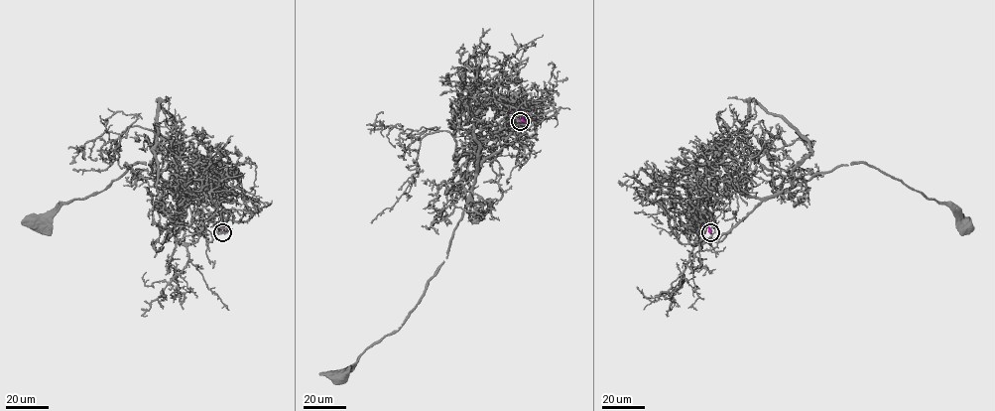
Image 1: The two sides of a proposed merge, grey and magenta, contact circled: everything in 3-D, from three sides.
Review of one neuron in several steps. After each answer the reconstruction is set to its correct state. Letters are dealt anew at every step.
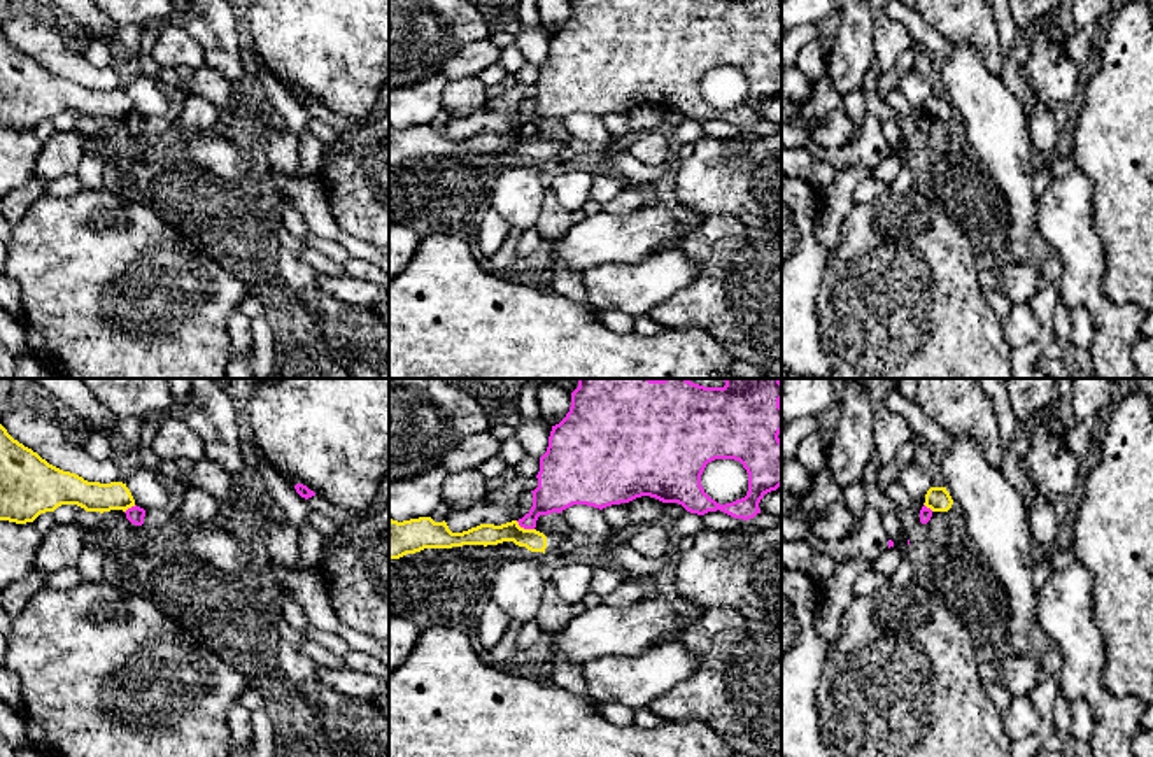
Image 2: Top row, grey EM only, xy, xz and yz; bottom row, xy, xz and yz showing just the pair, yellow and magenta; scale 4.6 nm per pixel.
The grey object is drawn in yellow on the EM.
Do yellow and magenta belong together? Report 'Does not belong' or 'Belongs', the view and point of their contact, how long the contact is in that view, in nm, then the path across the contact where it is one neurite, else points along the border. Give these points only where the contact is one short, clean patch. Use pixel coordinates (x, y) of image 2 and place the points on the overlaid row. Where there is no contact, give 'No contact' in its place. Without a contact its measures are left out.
Does not belong. Touches yellow at xz (523, 528). Shared border 100 nm. Boundary: xz (516, 521), (533, 530)

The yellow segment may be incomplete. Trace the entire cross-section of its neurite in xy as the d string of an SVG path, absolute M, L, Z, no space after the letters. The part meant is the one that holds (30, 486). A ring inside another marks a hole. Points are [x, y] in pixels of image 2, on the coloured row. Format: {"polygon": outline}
{"polygon": "M0 424L0 520L33 522L61 505L103 513L126 512L135 506L135 499L123 482L88 482L49 464Z"}

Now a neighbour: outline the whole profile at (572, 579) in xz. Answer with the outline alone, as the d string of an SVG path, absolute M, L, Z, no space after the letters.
M587 557L559 561L550 580L559 596L569 605L575 605L591 592L594 568L596 561Z

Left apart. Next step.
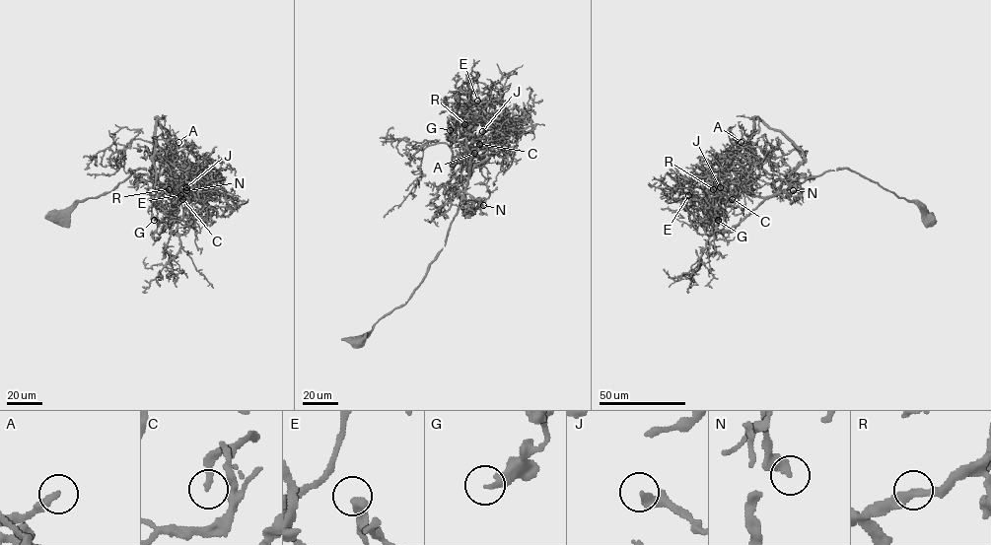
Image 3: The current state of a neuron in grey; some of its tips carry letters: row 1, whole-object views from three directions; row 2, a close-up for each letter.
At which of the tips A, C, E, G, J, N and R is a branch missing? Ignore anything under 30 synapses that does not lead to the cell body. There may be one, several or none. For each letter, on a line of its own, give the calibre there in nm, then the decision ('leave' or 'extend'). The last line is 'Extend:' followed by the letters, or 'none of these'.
A: 320 nm thick; extend
C: 220 nm thick; leave
E: 320 nm thick; leave
G: 280 nm thick; leave
J: 400 nm thick; leave
N: 380 nm thick; leave
R: 300 nm thick; leave
Extend: A

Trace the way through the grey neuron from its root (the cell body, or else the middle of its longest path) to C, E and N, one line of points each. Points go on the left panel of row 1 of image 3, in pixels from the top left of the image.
C: (63, 222), (79, 202), (110, 191), (140, 169), (149, 170), (173, 196), (196, 194), (189, 190), (182, 199)
E: (63, 222), (79, 202), (140, 169), (173, 196), (207, 196), (209, 182), (180, 195)
N: (63, 222), (79, 202), (140, 169), (161, 185), (159, 174), (152, 186), (161, 193), (186, 190)

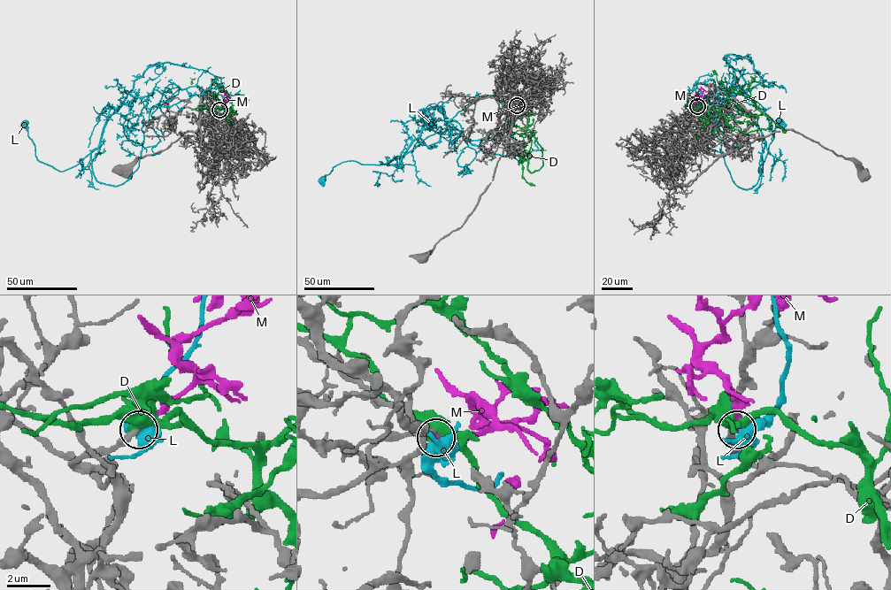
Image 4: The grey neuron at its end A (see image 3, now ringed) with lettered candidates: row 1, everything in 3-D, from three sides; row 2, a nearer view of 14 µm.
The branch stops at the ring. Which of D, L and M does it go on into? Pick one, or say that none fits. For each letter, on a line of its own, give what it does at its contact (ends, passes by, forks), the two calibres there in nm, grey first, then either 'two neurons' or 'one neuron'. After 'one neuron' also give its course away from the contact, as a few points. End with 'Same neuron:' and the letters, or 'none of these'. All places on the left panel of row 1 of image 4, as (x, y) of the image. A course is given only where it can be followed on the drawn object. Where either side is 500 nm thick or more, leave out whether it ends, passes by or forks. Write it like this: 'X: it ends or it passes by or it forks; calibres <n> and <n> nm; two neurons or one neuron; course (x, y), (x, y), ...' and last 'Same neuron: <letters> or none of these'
D: calibres 320 and 650 nm; two neurons
L: it forks; calibres 300 and 480 nm; two neurons
M: it ends; calibres 320 and 170 nm; one neuron; course (219, 110), (226, 101), (224, 95), (230, 97)
Same neuron: M

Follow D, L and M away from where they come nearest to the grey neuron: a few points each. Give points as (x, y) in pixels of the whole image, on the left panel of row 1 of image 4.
D: (218, 110), (227, 111), (236, 128), (245, 134), (216, 97), (192, 83), (165, 77)
L: (219, 110), (209, 89), (153, 106), (117, 186), (90, 153), (40, 162), (24, 125)
M: (219, 110), (226, 101), (224, 95), (230, 97)

